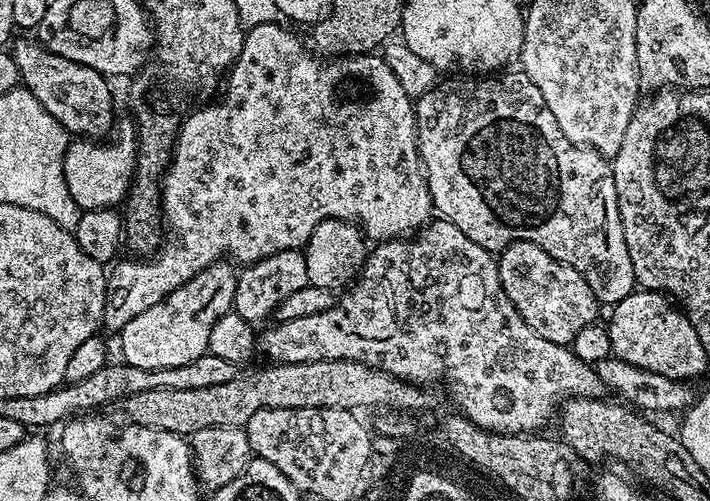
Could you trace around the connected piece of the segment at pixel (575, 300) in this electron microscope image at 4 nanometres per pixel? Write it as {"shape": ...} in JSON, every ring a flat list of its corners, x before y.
{"shape":[[514,241,509,248,499,253,498,263,500,281,505,294,508,295,510,302,516,307,523,320,542,338,555,344,568,346,571,345,574,334,578,334,578,330,582,330,582,326,597,323,598,298,590,290,586,278,582,278,582,274,578,274,578,270,550,258,550,254,546,254,546,250,542,250,534,242]]}

